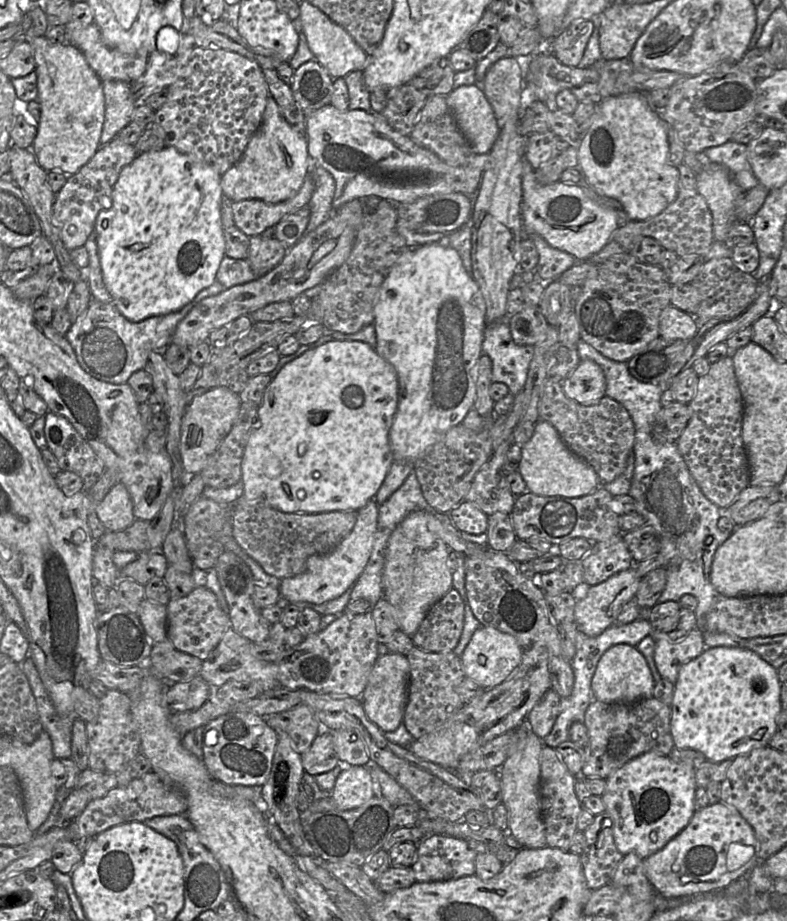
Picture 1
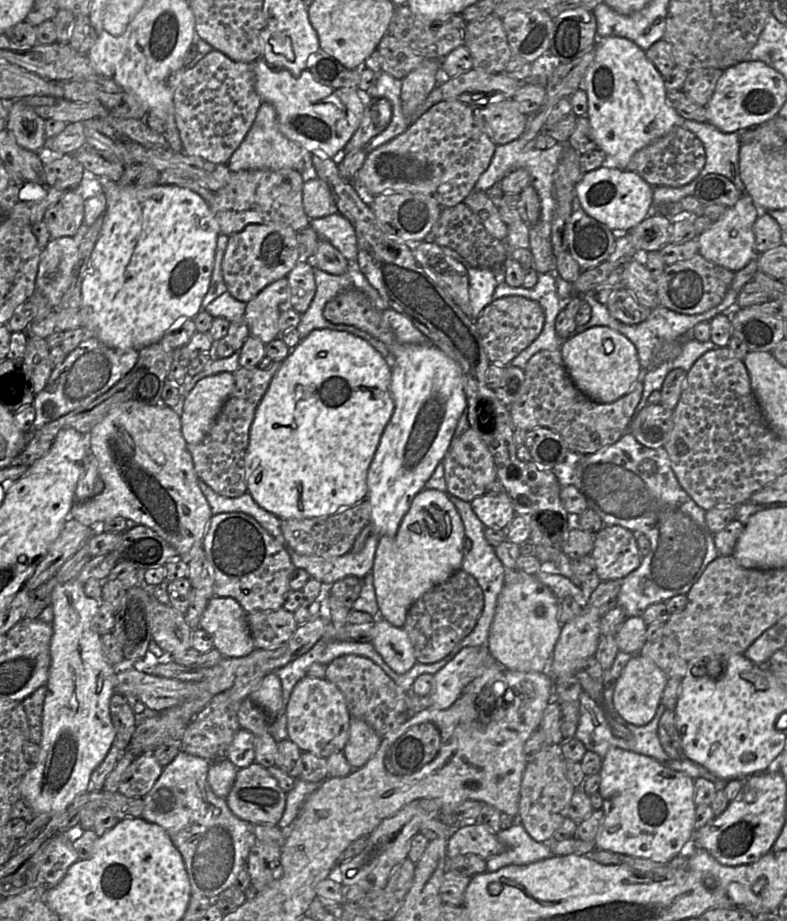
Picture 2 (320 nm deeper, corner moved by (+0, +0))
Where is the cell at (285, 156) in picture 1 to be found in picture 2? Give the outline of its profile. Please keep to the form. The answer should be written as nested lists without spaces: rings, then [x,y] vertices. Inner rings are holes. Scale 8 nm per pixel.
[[[262,101],[256,118],[247,135],[227,162],[231,172],[242,170],[292,169],[306,175],[312,174],[311,153],[287,138],[279,128],[278,116],[274,106]]]

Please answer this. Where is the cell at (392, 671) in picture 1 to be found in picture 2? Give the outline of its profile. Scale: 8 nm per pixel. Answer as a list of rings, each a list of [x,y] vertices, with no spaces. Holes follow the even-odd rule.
[[[382,617],[375,618],[371,644],[384,662],[397,674],[408,672],[417,662],[410,639],[404,630]]]

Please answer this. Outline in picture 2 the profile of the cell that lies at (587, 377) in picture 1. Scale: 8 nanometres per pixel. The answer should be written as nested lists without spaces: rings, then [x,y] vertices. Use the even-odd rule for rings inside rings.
[[[605,326],[591,327],[570,336],[563,342],[561,354],[575,386],[596,402],[618,400],[631,390],[644,372],[635,345],[623,334]]]

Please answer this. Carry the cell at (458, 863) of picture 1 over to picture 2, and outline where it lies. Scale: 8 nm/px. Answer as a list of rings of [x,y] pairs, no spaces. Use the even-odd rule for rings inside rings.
[[[481,824],[462,826],[454,831],[447,841],[447,858],[464,854],[476,854],[485,860],[500,854],[505,845],[498,840],[497,832]]]

